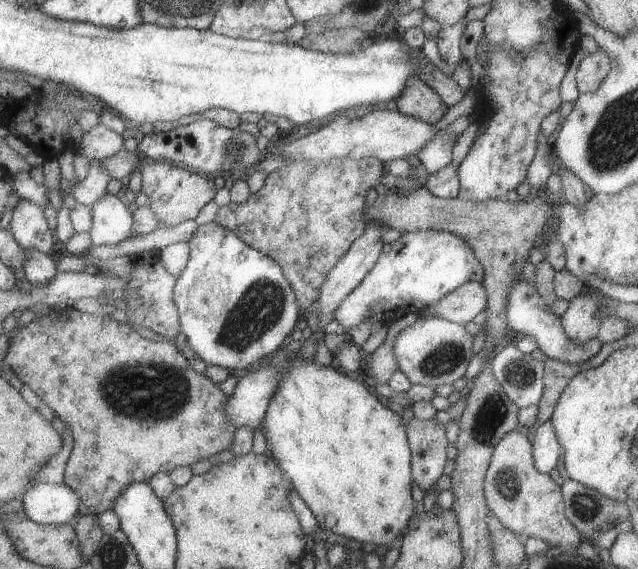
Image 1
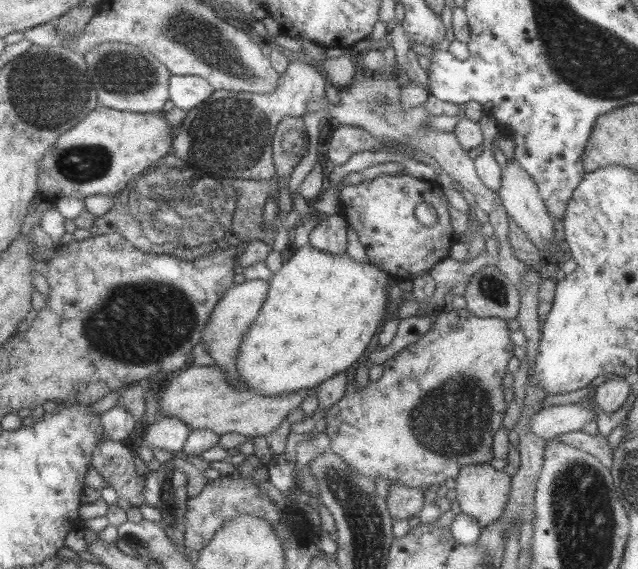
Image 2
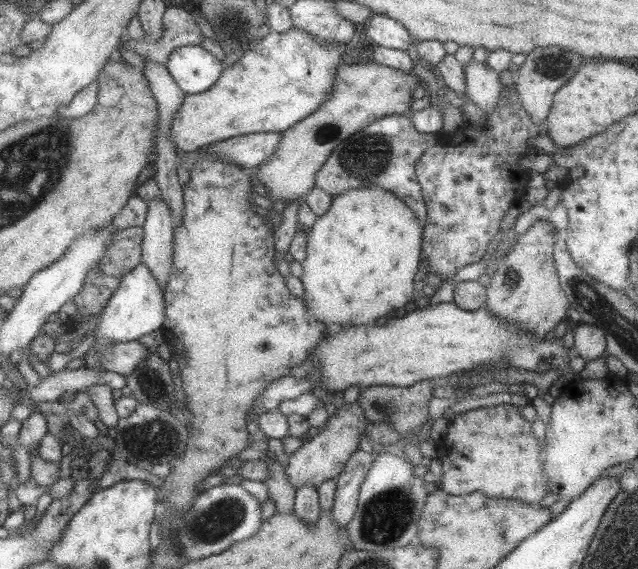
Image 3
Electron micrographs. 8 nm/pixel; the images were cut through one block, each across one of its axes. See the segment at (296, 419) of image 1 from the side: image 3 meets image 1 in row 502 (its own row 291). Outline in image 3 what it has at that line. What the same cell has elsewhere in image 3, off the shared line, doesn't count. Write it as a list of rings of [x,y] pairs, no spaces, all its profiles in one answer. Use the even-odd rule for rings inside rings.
[[[378,186],[352,188],[333,198],[328,212],[317,218],[307,235],[306,259],[302,261],[305,297],[302,300],[328,330],[374,326],[380,316],[406,306],[414,296],[414,278],[422,257],[423,228],[418,216],[398,196]]]

